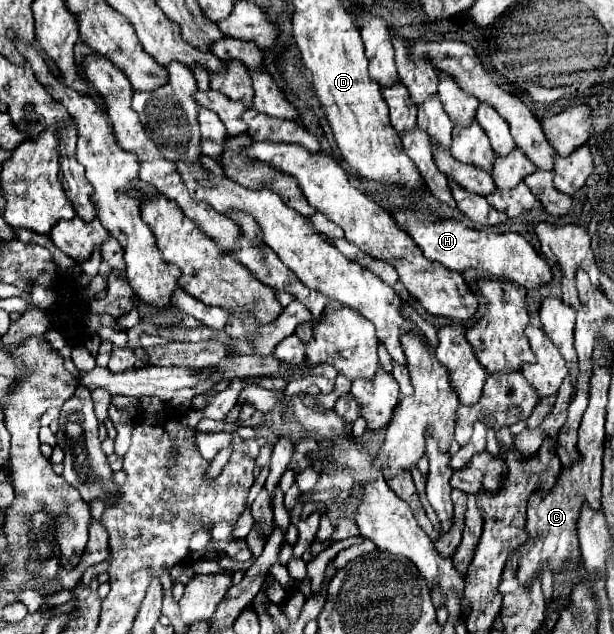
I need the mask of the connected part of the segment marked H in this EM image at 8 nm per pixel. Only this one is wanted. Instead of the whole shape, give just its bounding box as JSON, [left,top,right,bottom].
[395,209,553,289]

